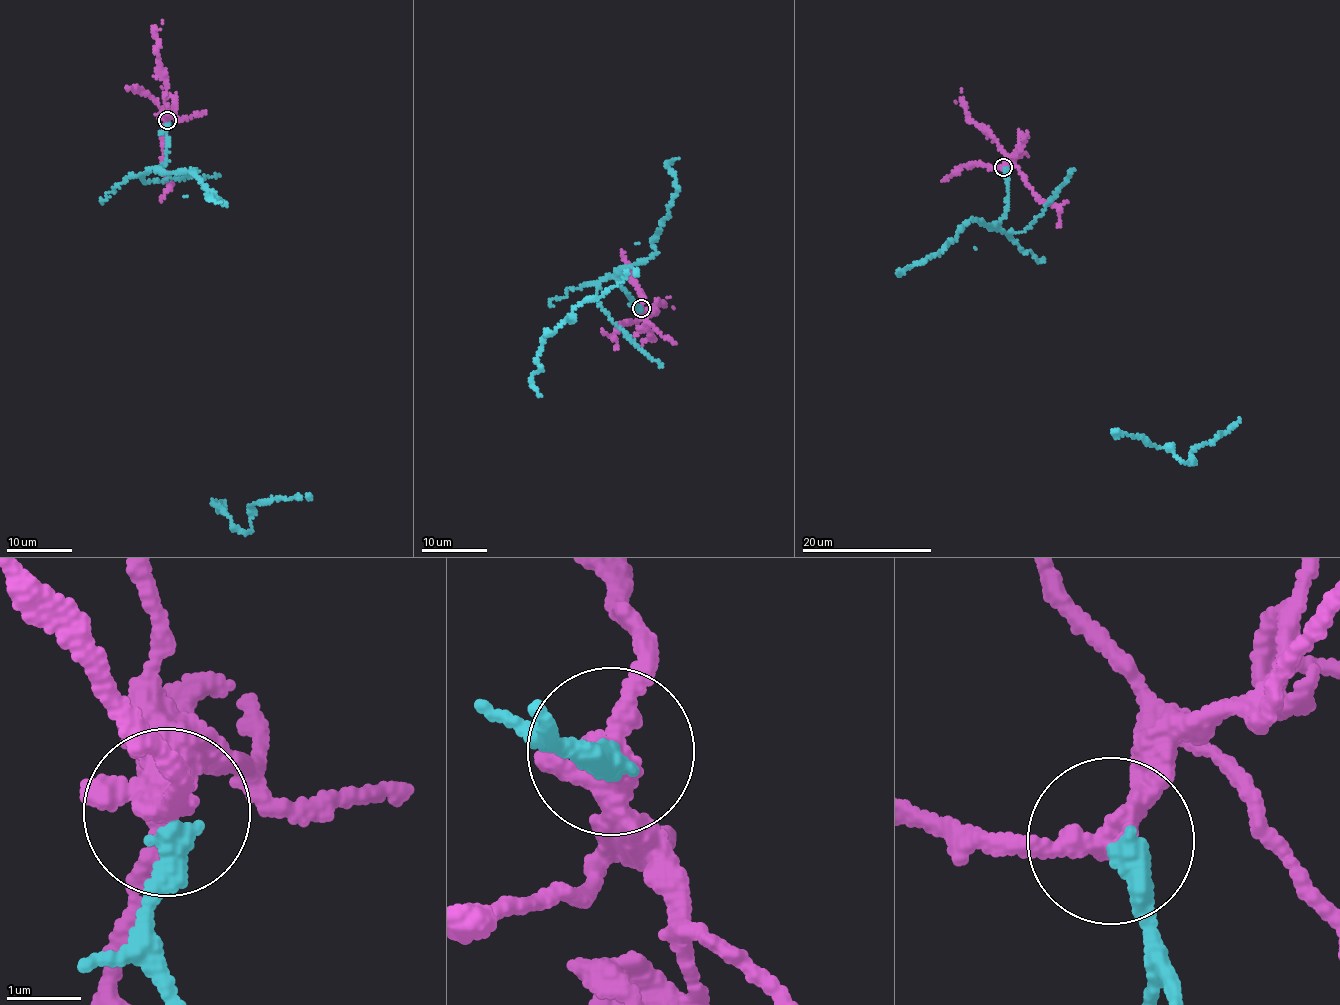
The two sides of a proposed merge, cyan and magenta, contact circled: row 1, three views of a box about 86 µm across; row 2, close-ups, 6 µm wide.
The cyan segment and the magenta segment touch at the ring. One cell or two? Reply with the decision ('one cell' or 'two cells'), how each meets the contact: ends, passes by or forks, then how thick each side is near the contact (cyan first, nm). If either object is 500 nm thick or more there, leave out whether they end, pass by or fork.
two cells; cyan ends there; magenta forks there; 360 nm thick on the cyan side, 280 nm on the other

